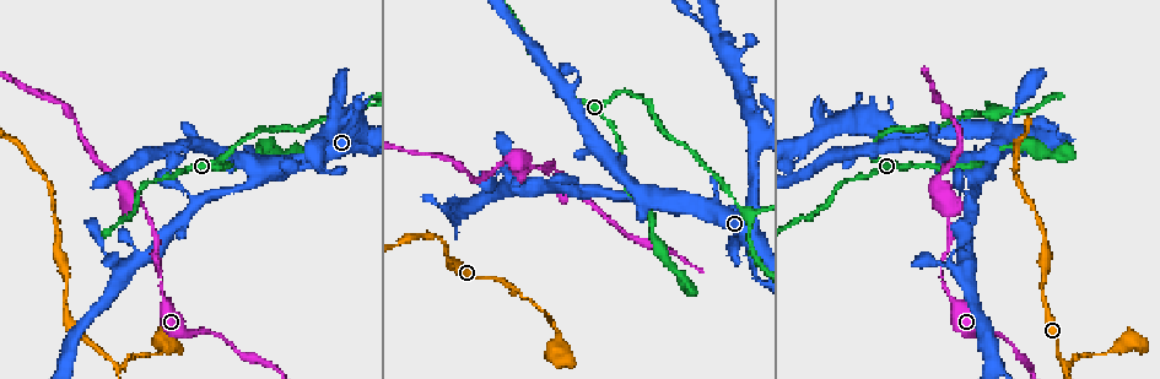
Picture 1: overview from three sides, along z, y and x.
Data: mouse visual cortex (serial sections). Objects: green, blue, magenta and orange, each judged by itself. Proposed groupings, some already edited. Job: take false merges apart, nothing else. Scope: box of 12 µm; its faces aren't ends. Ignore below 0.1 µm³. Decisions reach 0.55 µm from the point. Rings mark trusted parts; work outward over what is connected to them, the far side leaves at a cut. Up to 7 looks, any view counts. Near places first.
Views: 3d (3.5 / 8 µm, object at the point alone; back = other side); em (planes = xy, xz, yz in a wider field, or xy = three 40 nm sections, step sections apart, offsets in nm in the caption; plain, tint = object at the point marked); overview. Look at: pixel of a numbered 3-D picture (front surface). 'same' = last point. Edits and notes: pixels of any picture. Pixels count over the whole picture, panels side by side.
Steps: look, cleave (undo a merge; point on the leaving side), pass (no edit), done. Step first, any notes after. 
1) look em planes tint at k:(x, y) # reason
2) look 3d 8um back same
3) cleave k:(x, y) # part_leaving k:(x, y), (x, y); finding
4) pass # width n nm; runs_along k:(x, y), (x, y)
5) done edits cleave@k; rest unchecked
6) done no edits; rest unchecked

look 3d 3.5um at 1:(748, 215) # three arms meet

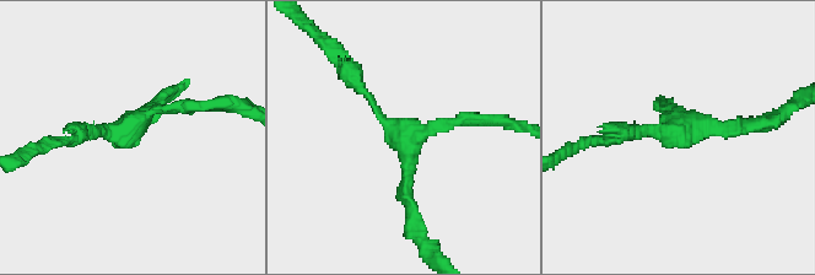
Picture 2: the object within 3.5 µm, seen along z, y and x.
look em xy step 2 tint at 2:(677, 129)

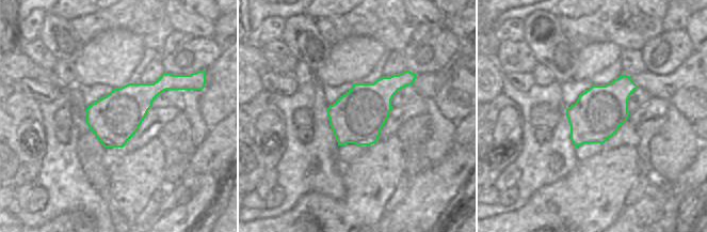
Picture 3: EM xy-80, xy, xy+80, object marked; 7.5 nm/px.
pass # arms 3; runs_along 2:(351, 75), (408, 140), (411, 210); continuous, no second cell

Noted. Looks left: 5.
look 3d 3.5um at 1:(523, 158) # thick turns thin

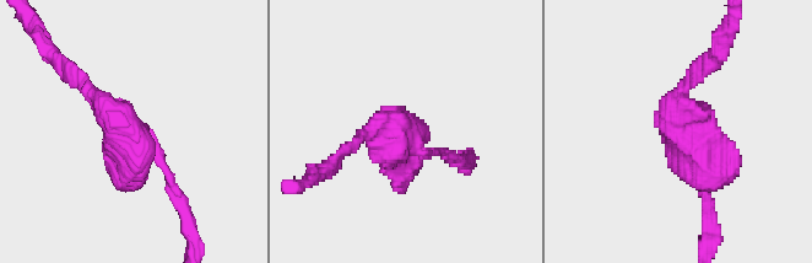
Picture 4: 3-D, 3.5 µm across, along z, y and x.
look em xy step 5 tint at 4:(408, 135) # need the tissue

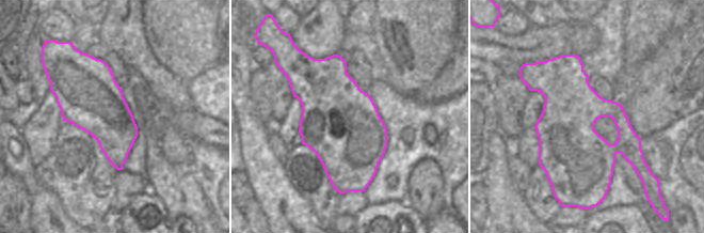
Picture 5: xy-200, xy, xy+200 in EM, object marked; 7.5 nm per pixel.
pass # runs_along 4:(177, 199), (161, 161), (139, 157), (82, 85); continuous, no second cell

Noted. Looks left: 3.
look 3d 3.5um at 1:(120, 368) # abrupt turn

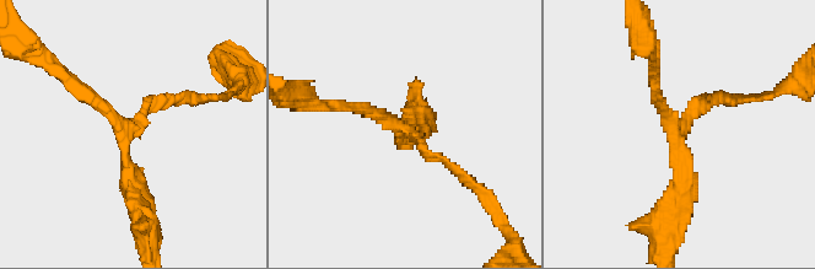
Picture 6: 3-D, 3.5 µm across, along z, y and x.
look em xy step 3 tint at 6:(124, 128) # need the tissue

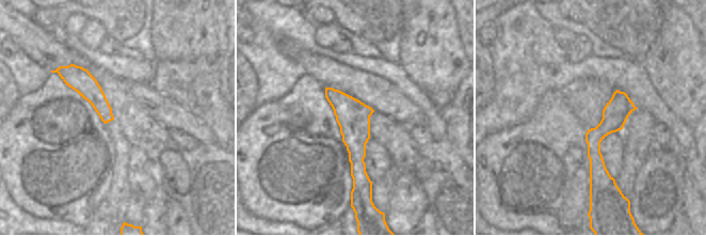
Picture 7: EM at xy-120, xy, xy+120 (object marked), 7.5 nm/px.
look em xy step 2 tint same # cut it another way

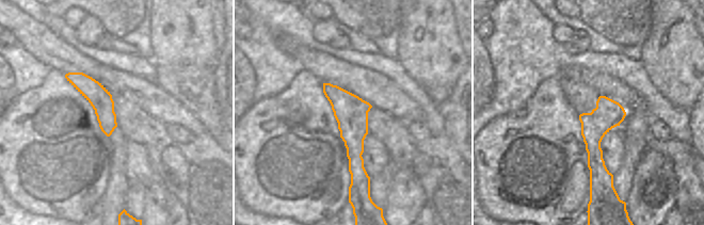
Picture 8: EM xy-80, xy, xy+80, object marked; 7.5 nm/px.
pass # runs_along 8:(325, 85), (351, 112), (362, 182); continuous, no second cell

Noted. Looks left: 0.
done no edits; rest unchecked

